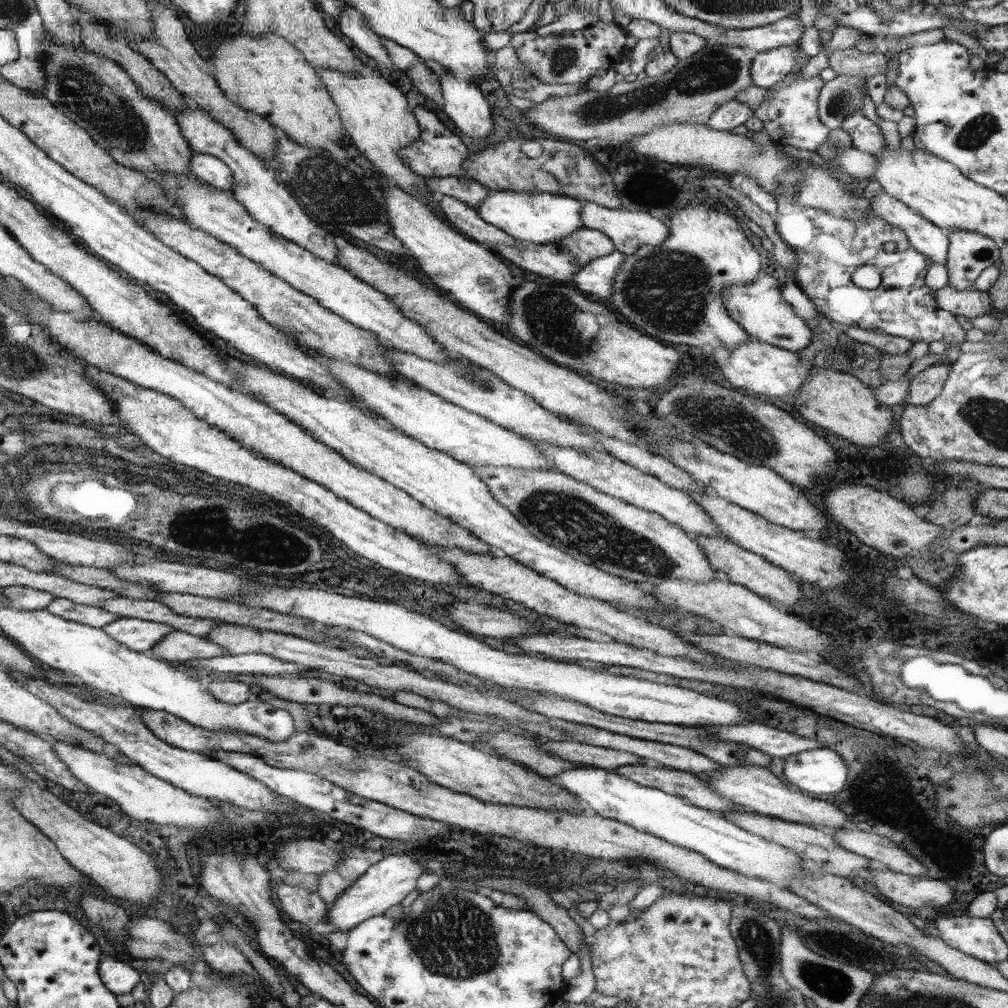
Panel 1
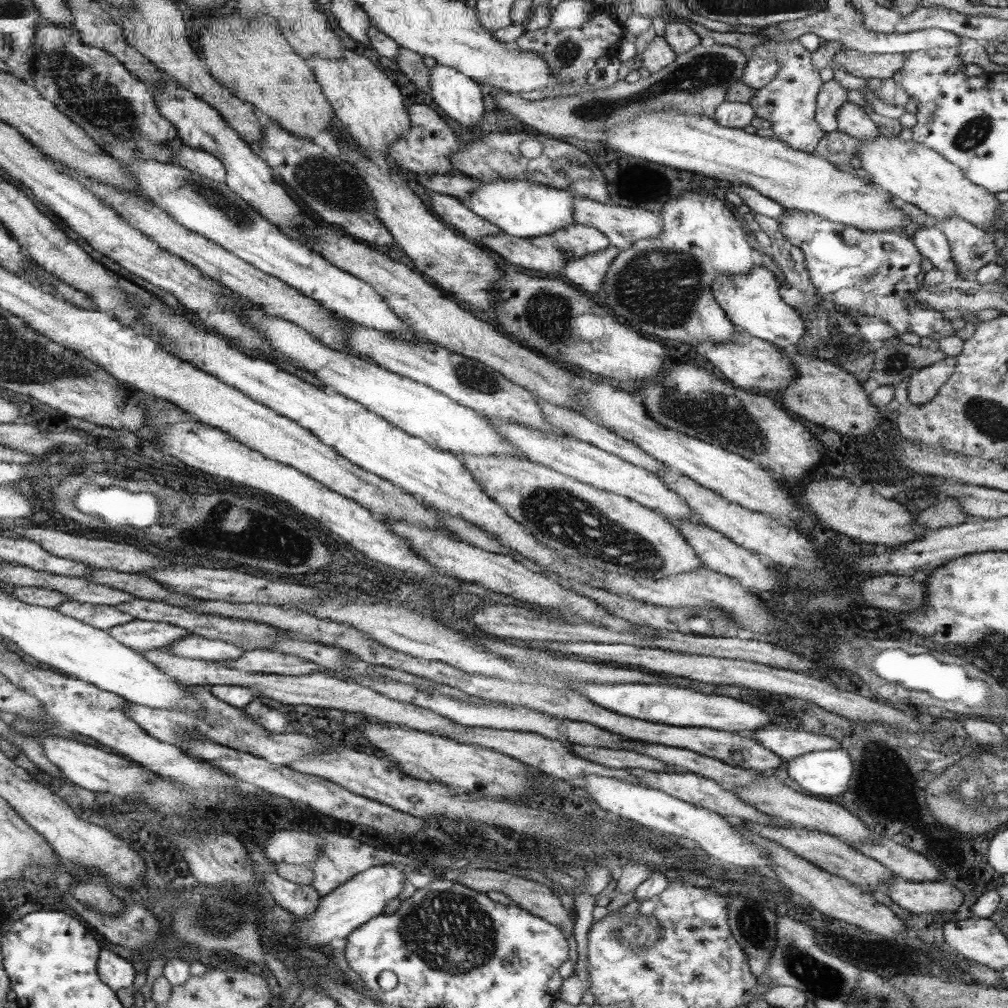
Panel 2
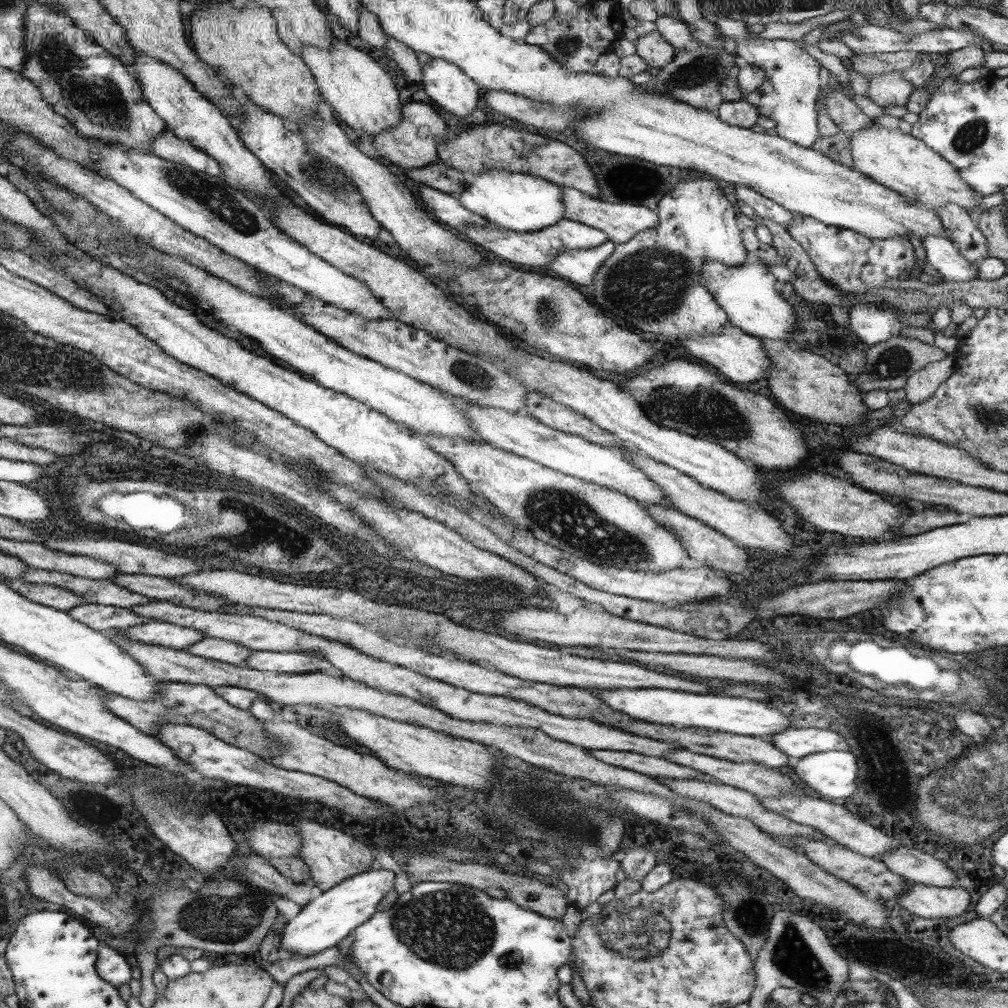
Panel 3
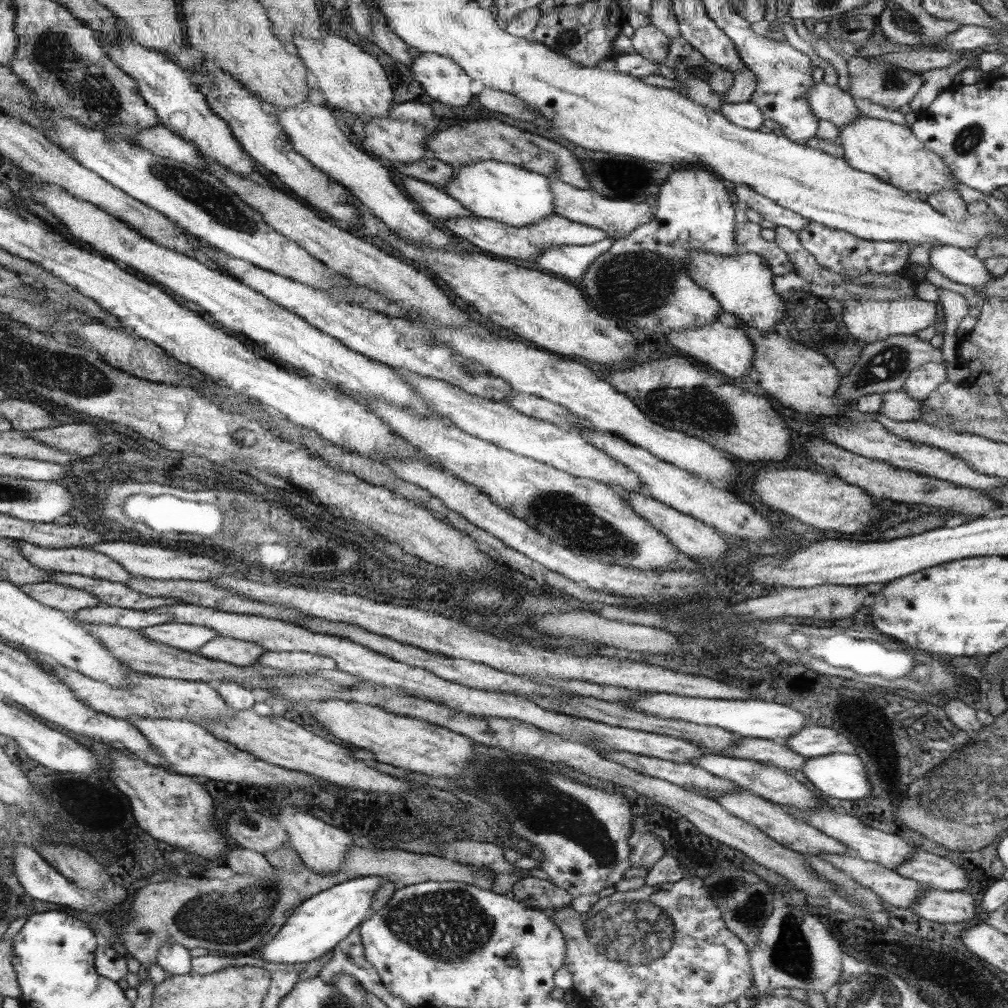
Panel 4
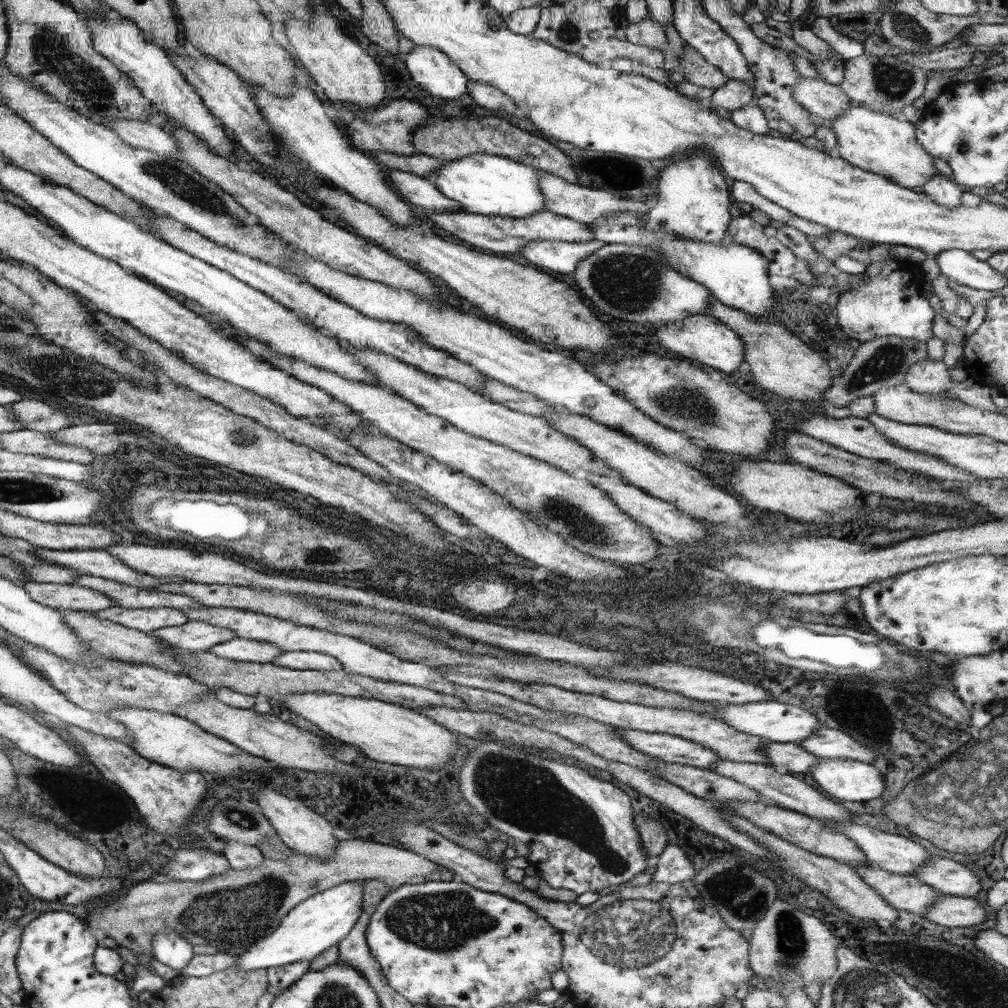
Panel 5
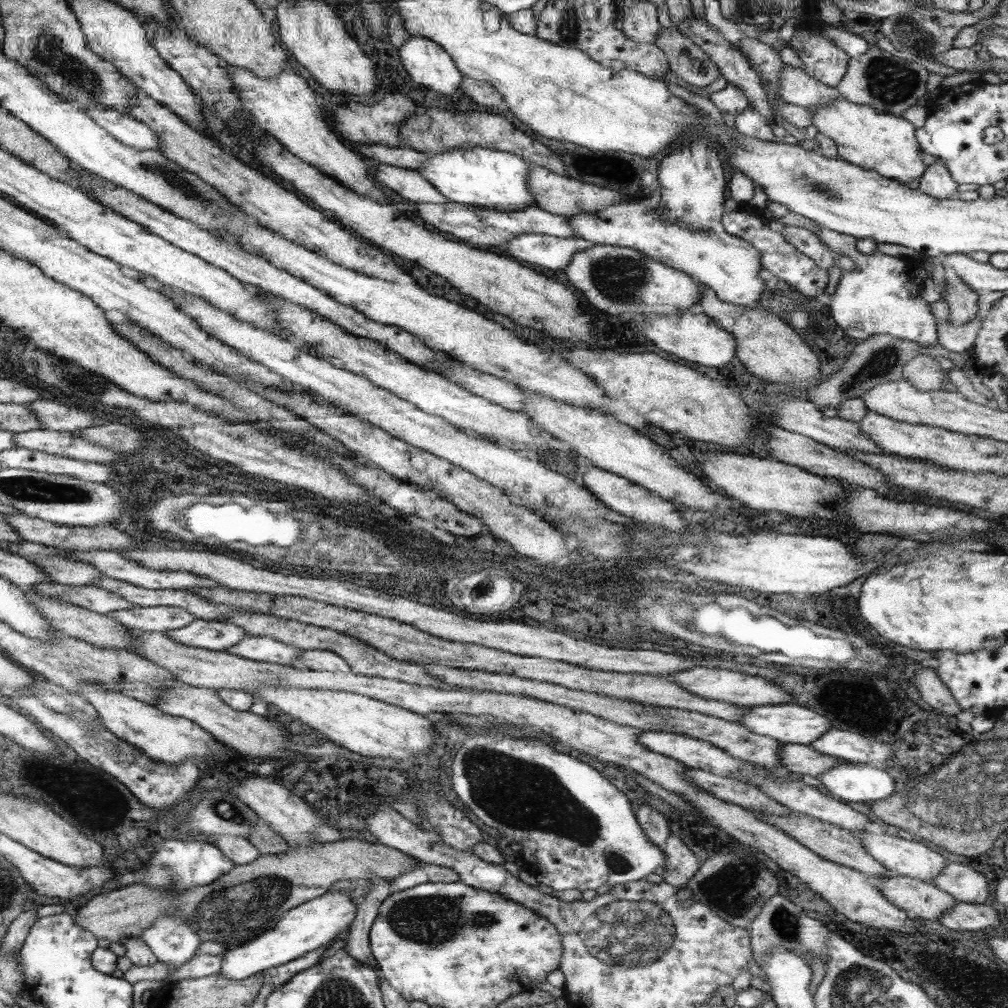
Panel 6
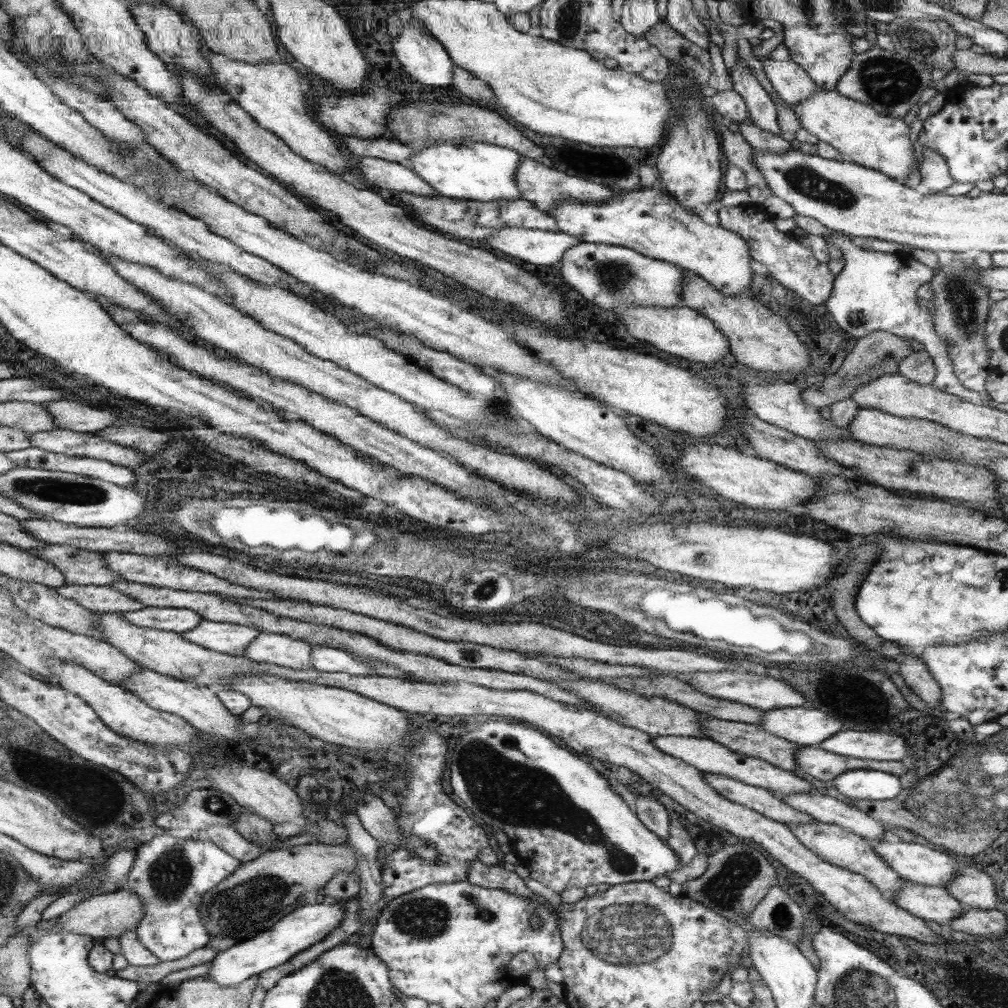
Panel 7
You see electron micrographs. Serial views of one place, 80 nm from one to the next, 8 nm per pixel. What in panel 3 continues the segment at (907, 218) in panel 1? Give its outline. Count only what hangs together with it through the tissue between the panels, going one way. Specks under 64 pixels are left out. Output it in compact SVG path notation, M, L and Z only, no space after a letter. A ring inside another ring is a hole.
M928 235L921 238L926 251L926 260L942 278L950 281L969 281L977 277L976 263L966 260L956 245L942 235Z

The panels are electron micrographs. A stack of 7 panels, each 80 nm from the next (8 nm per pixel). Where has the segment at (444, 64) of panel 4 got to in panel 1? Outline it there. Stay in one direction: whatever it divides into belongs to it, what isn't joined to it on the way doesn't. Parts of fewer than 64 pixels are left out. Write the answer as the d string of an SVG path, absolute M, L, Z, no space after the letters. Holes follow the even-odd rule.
M450 72L438 76L442 86L442 108L460 132L472 139L492 134L492 110L480 88L468 79L458 80Z

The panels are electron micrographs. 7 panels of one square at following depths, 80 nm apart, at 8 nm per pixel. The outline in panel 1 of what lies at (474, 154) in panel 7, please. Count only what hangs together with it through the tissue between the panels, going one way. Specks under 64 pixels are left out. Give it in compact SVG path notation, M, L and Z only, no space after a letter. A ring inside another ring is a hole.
M489 189L489 195L475 209L485 222L497 226L517 240L532 244L559 242L583 227L581 201L563 194Z

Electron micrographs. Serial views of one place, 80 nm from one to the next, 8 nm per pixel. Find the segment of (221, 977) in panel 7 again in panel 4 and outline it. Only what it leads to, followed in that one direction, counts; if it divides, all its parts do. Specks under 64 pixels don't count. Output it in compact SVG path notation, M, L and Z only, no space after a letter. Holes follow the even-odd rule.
M381 876L356 877L303 900L298 911L284 918L273 939L256 949L254 956L276 964L309 963L320 958L371 918L373 896L385 881Z

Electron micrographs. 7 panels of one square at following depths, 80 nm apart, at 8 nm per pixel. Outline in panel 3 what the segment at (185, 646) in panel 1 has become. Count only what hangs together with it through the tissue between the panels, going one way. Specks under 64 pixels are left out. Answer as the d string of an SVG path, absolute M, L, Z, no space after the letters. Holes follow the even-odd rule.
M209 637L199 640L193 645L188 645L185 651L194 656L201 656L208 660L220 660L236 666L244 666L252 652L237 642Z

